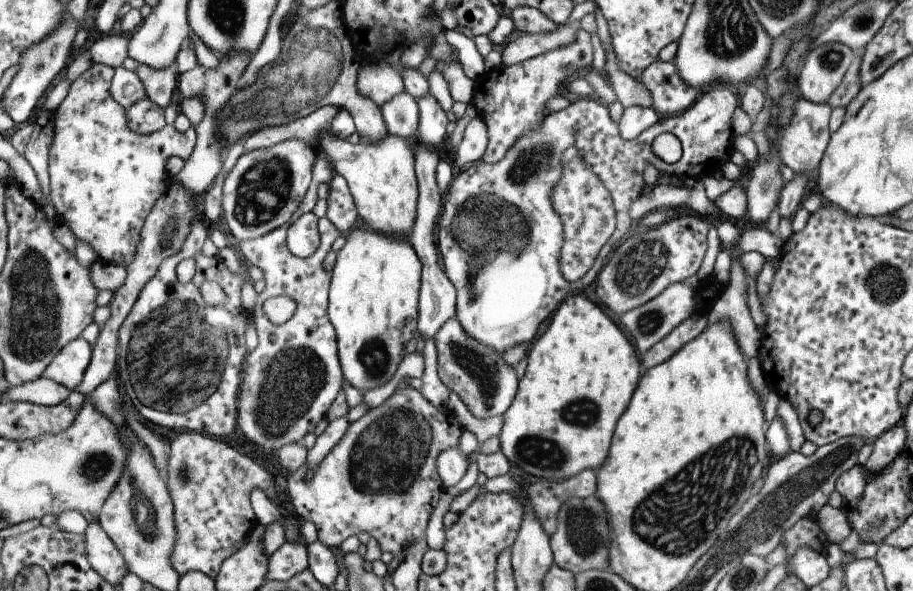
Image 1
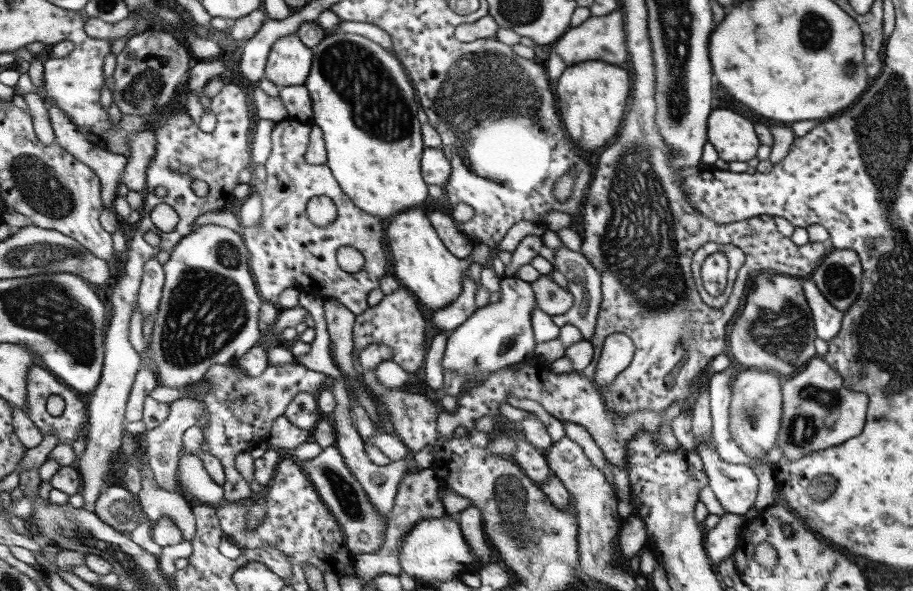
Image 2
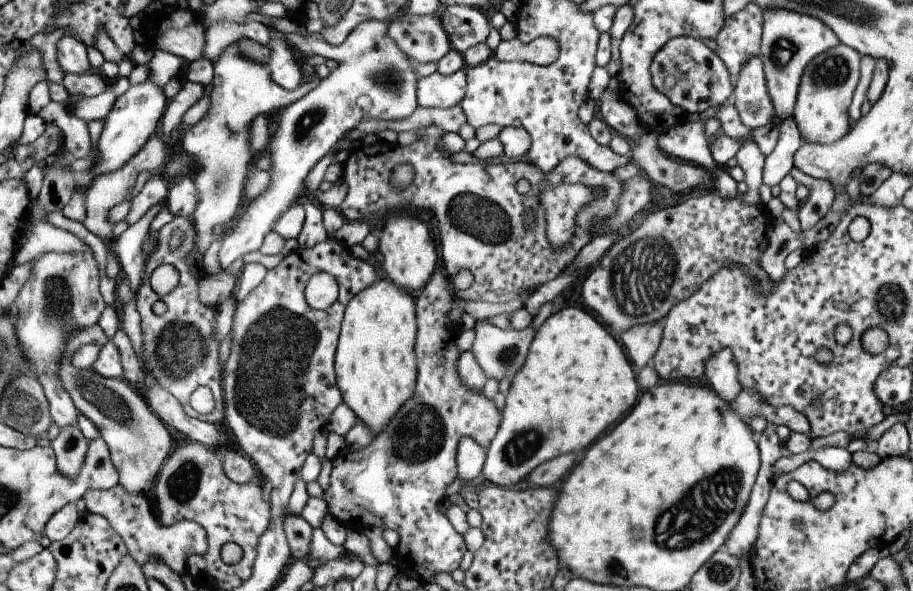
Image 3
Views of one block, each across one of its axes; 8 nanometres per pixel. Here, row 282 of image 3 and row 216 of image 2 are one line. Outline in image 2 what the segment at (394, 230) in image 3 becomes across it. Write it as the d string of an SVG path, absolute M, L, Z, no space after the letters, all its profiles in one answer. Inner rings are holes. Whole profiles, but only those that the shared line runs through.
M415 206L415 210L407 210L401 216L395 216L393 222L387 226L387 236L395 256L395 274L407 290L415 292L421 304L437 312L455 304L455 300L463 296L465 276L473 262L469 258L457 258L457 254L453 254L449 246L439 238L429 220L427 206Z

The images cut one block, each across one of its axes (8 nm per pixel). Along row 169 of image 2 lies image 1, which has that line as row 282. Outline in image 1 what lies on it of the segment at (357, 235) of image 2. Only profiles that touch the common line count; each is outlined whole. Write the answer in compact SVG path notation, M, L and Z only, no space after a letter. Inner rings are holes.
M319 150L313 186L297 214L293 214L293 220L265 238L243 240L235 246L235 250L239 250L251 266L257 266L265 272L267 284L259 294L251 314L257 320L255 330L259 332L261 344L247 356L239 398L239 428L243 430L243 436L267 450L281 450L285 444L297 444L307 434L315 432L317 424L329 414L333 402L337 402L337 396L345 388L345 370L339 352L337 328L329 316L333 272L323 268L327 256L343 232L325 216L319 220L323 244L311 258L299 258L289 248L289 228L301 216L311 214L317 200L321 198L321 186L331 184L335 178L337 170L333 160ZM279 296L291 296L299 302L295 316L283 326L277 326L265 312L265 304Z

